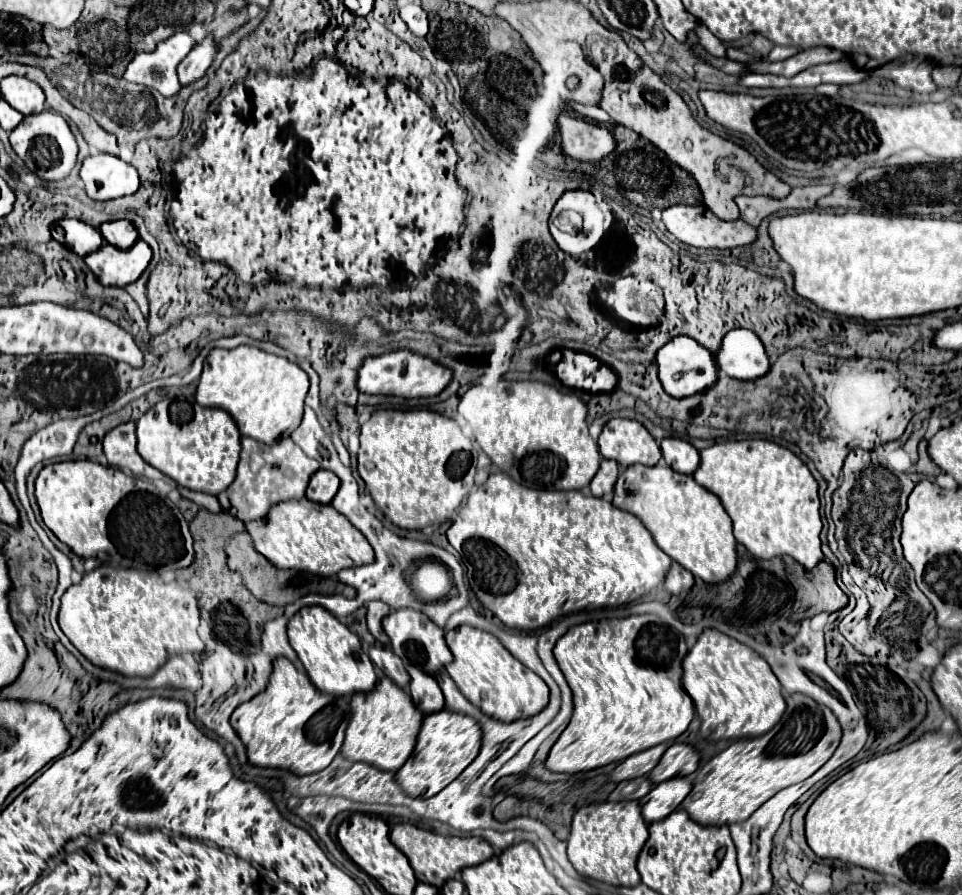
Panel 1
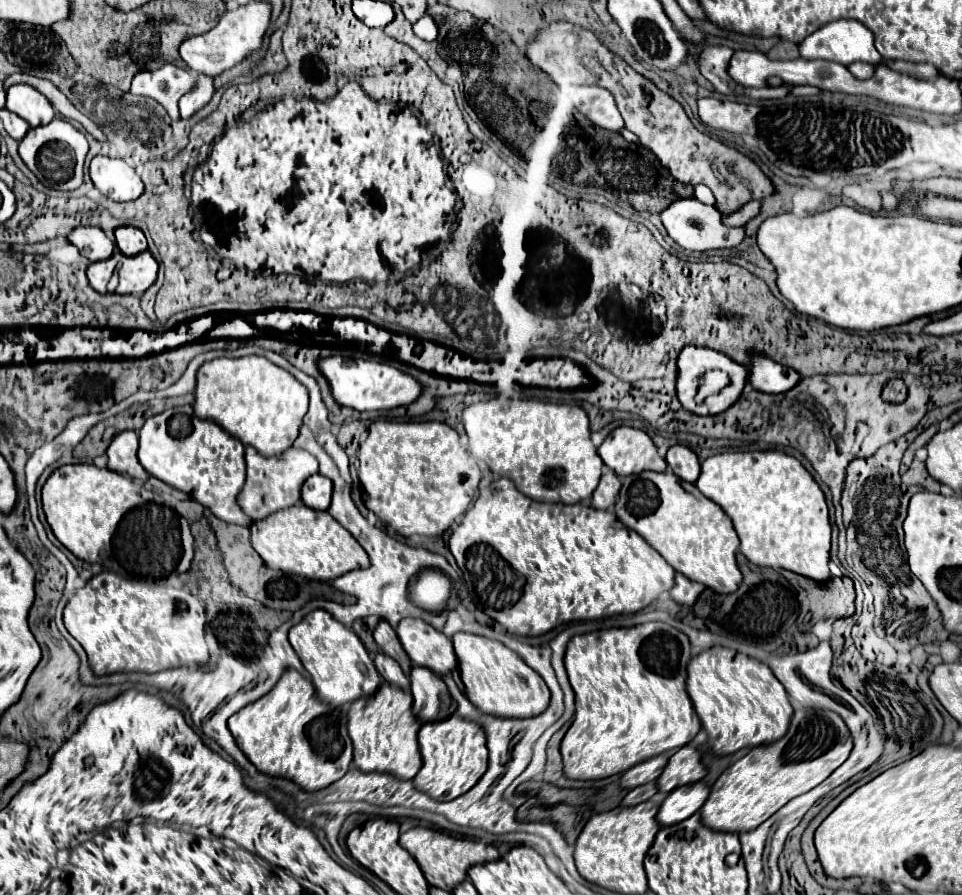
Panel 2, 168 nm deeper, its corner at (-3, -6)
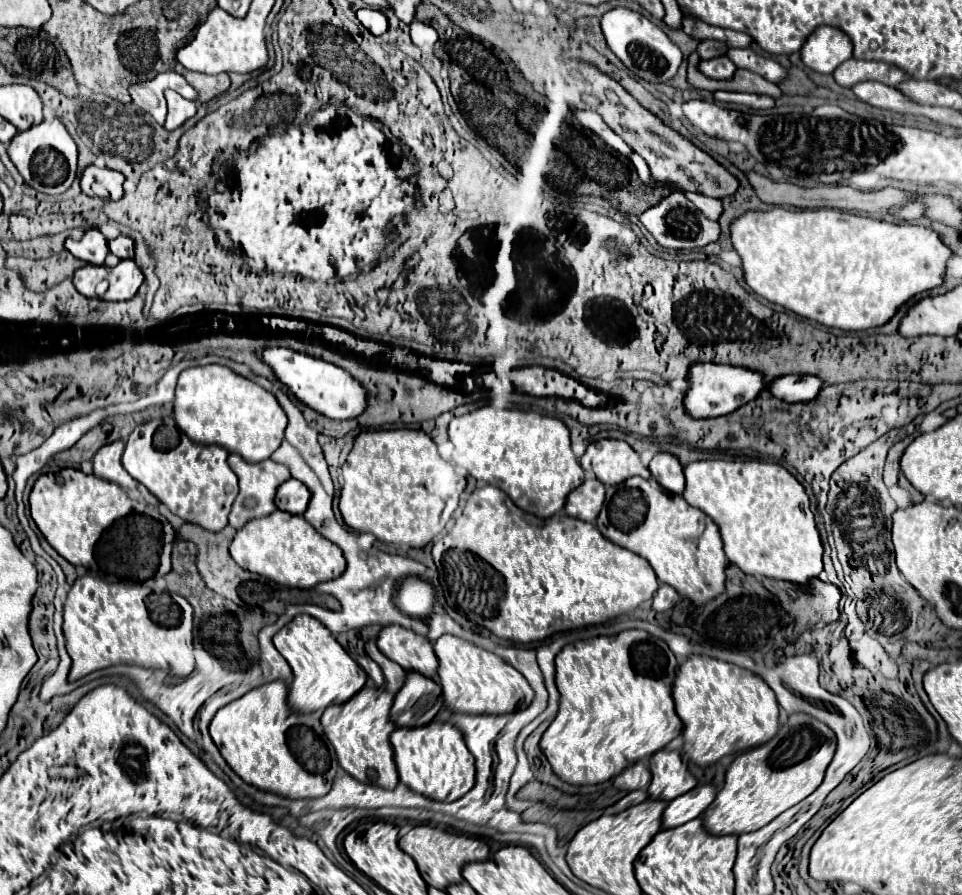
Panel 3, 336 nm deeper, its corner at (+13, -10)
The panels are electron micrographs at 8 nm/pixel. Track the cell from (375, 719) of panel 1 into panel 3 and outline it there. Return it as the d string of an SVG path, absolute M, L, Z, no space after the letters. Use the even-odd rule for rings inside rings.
M364 687L356 693L356 697L340 705L330 705L322 715L322 727L334 745L340 767L354 779L380 785L384 789L392 789L398 783L398 771L390 743L390 735L396 729L396 725L390 721L392 703L394 695L386 689Z

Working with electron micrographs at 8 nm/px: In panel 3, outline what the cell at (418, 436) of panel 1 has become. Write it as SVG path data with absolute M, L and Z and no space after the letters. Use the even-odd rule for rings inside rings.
M394 429L394 431L362 431L354 439L354 447L348 453L348 461L342 467L342 495L340 513L344 523L358 533L372 533L386 543L406 543L410 547L424 547L434 535L438 535L454 509L458 507L458 497L466 487L466 477L458 475L456 469L438 455L436 443L424 433L414 429Z

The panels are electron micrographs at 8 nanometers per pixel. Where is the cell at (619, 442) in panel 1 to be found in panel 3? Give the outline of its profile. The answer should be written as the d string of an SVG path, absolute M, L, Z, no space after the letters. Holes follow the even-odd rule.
M600 439L590 443L580 457L580 465L604 485L616 485L634 475L644 479L650 477L650 471L642 465L638 453L620 439Z

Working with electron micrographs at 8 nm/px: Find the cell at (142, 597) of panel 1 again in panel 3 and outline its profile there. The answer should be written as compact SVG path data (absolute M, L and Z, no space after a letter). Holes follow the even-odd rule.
M94 575L78 577L64 601L62 631L72 659L70 681L120 663L164 669L178 677L194 671L192 607L184 597L170 591L154 593L140 583L102 581Z

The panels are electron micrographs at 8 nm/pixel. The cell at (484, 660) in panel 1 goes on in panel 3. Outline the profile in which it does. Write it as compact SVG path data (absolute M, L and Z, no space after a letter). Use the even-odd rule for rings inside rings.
M442 635L436 641L434 651L440 661L438 677L442 685L442 697L450 711L476 715L504 715L522 711L532 703L534 691L524 679L524 675L510 667L506 661L502 661L498 655L454 635Z

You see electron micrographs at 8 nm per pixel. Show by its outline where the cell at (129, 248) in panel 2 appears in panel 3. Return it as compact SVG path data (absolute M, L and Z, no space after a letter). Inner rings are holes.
M118 235L116 239L112 239L108 243L108 247L110 247L110 253L116 255L118 259L134 257L134 241L130 237L126 237L126 235Z

